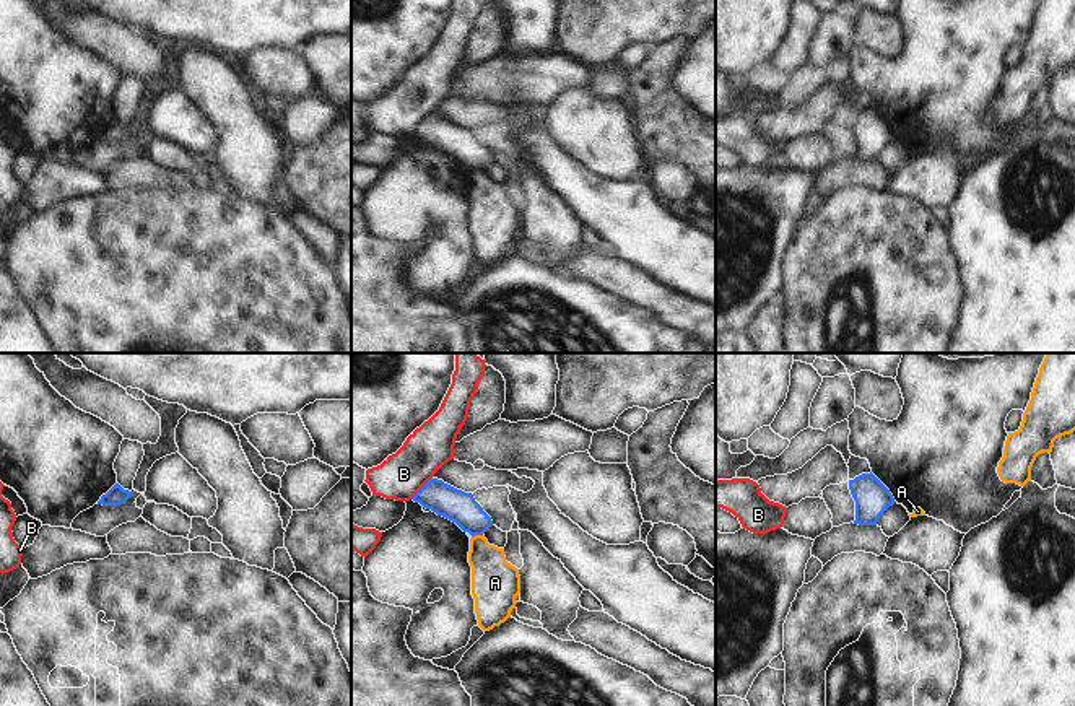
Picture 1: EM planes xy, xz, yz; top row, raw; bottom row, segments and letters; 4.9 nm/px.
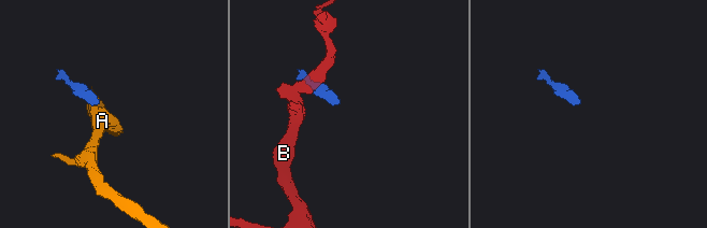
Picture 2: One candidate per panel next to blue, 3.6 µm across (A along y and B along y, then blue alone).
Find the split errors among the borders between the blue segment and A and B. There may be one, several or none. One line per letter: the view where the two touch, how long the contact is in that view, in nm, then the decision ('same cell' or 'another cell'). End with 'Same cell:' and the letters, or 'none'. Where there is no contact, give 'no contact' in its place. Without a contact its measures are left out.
A: xz | 60 nm | another cell
B: xz | 150 nm | another cell
Same cell: none

